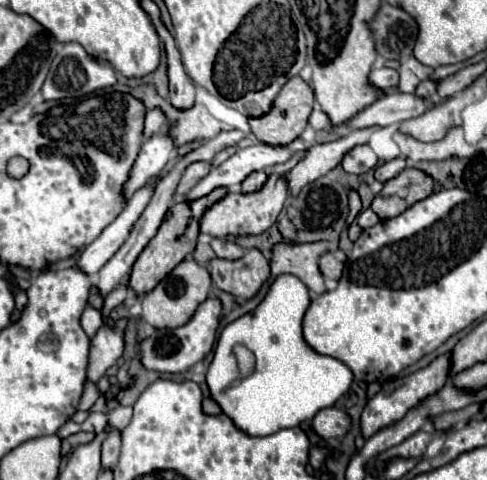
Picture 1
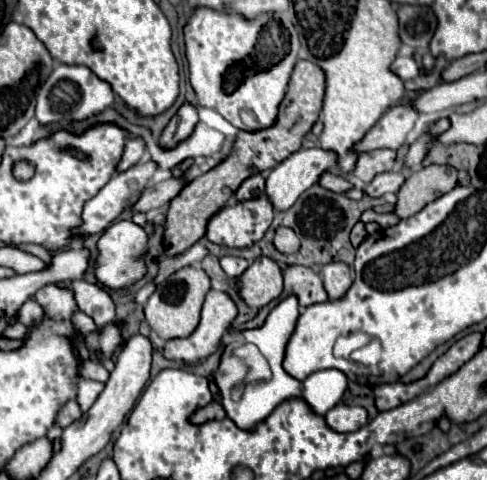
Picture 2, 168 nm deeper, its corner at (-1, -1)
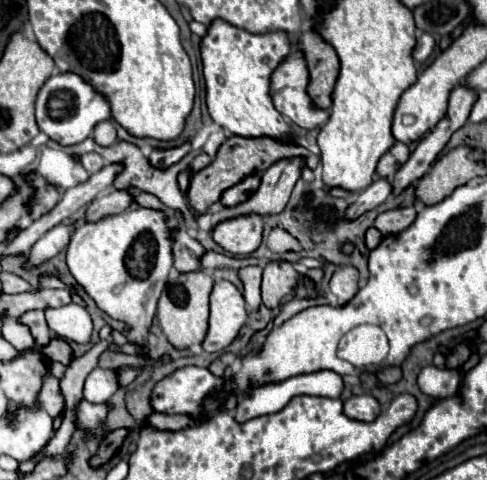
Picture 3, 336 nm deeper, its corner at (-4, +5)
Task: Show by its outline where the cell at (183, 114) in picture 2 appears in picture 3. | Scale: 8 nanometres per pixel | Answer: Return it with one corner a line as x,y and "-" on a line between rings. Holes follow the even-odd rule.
183,142
181,146
175,146
175,148
153,148
149,160
151,160
151,164
165,168
165,166
179,162
189,150
191,150
191,142

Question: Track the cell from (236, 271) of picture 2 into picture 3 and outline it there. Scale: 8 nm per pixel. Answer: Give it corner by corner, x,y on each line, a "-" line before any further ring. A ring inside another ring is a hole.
245,266
237,270
241,282
243,282
243,298
249,306
249,310
257,310
259,300
259,284
261,284
261,268
259,266

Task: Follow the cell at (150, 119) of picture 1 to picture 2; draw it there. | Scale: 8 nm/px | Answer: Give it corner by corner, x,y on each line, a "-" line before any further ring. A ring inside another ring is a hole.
128,138
128,142
124,144
124,154
116,164
116,172
124,172
132,168
136,162
142,160
142,156
144,156
144,142
140,138

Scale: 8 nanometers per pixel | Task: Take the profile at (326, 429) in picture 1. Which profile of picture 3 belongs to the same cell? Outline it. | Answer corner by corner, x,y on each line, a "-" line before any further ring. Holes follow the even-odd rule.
361,394
361,396
353,396
349,400
343,402
343,414
351,420
361,420
361,422
371,422
377,418
377,414
381,412
379,402
369,396
369,394

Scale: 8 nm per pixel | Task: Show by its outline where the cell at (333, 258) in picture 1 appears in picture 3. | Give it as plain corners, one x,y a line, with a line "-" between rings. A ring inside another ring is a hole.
343,266
333,272
329,280
329,290
339,298
339,304
347,304
347,300
355,296
355,292
359,290
357,280
359,280
359,272
351,266

